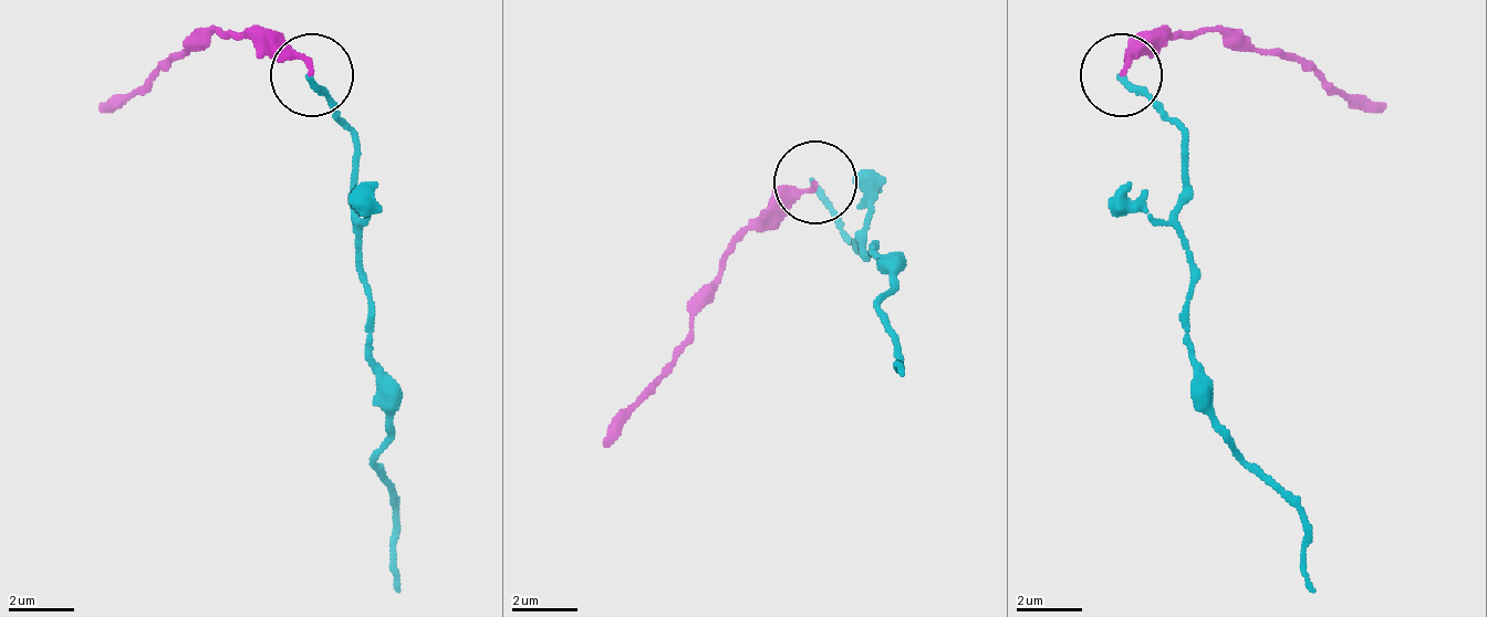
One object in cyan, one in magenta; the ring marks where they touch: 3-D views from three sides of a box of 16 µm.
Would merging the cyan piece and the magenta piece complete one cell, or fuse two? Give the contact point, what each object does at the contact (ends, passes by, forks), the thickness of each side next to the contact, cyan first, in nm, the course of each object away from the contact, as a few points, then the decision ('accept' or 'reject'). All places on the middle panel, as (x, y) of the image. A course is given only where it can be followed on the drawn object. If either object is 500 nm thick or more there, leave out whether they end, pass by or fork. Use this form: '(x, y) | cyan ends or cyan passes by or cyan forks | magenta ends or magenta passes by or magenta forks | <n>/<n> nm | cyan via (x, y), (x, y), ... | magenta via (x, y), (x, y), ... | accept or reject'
(815, 182) | cyan ends | magenta ends | 190/150 nm | cyan via (813, 184), (863, 250), (863, 242), (880, 259), (896, 366), (904, 374) | magenta via (813, 184), (723, 259), (714, 300), (680, 357), (606, 449) | reject

